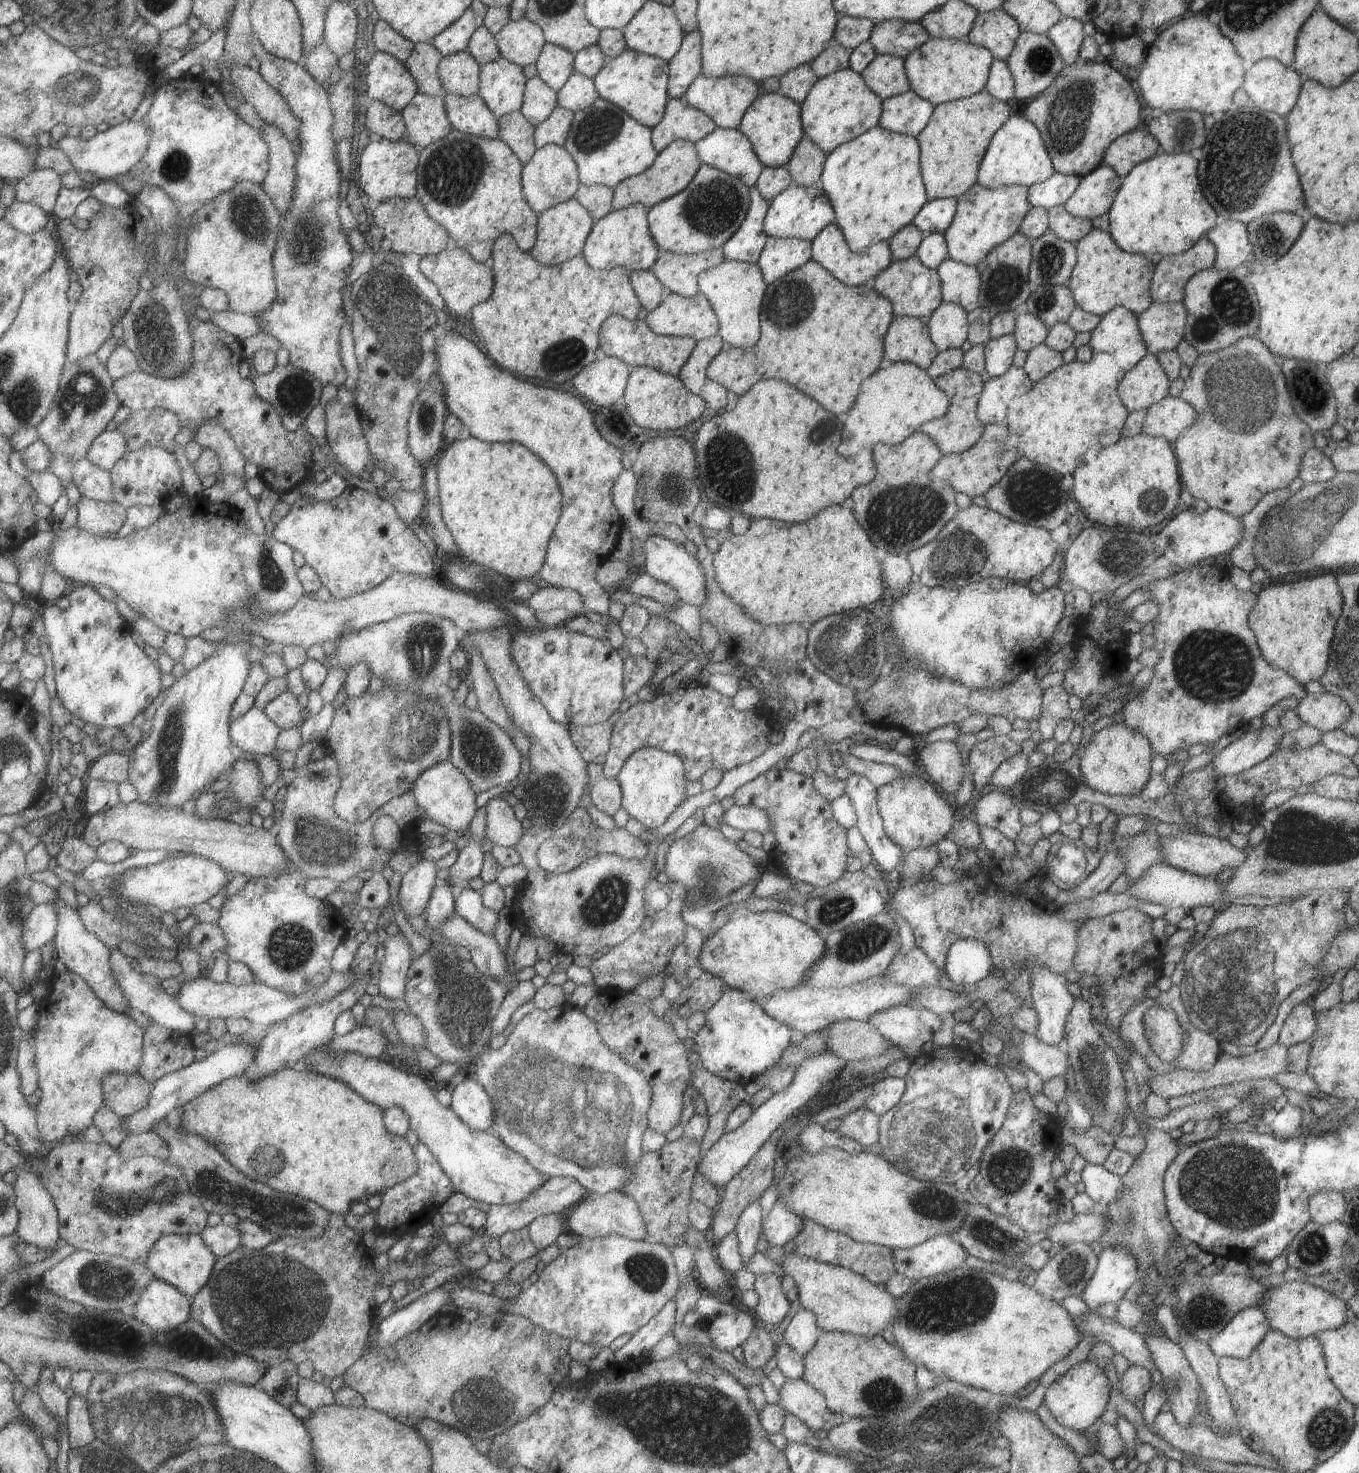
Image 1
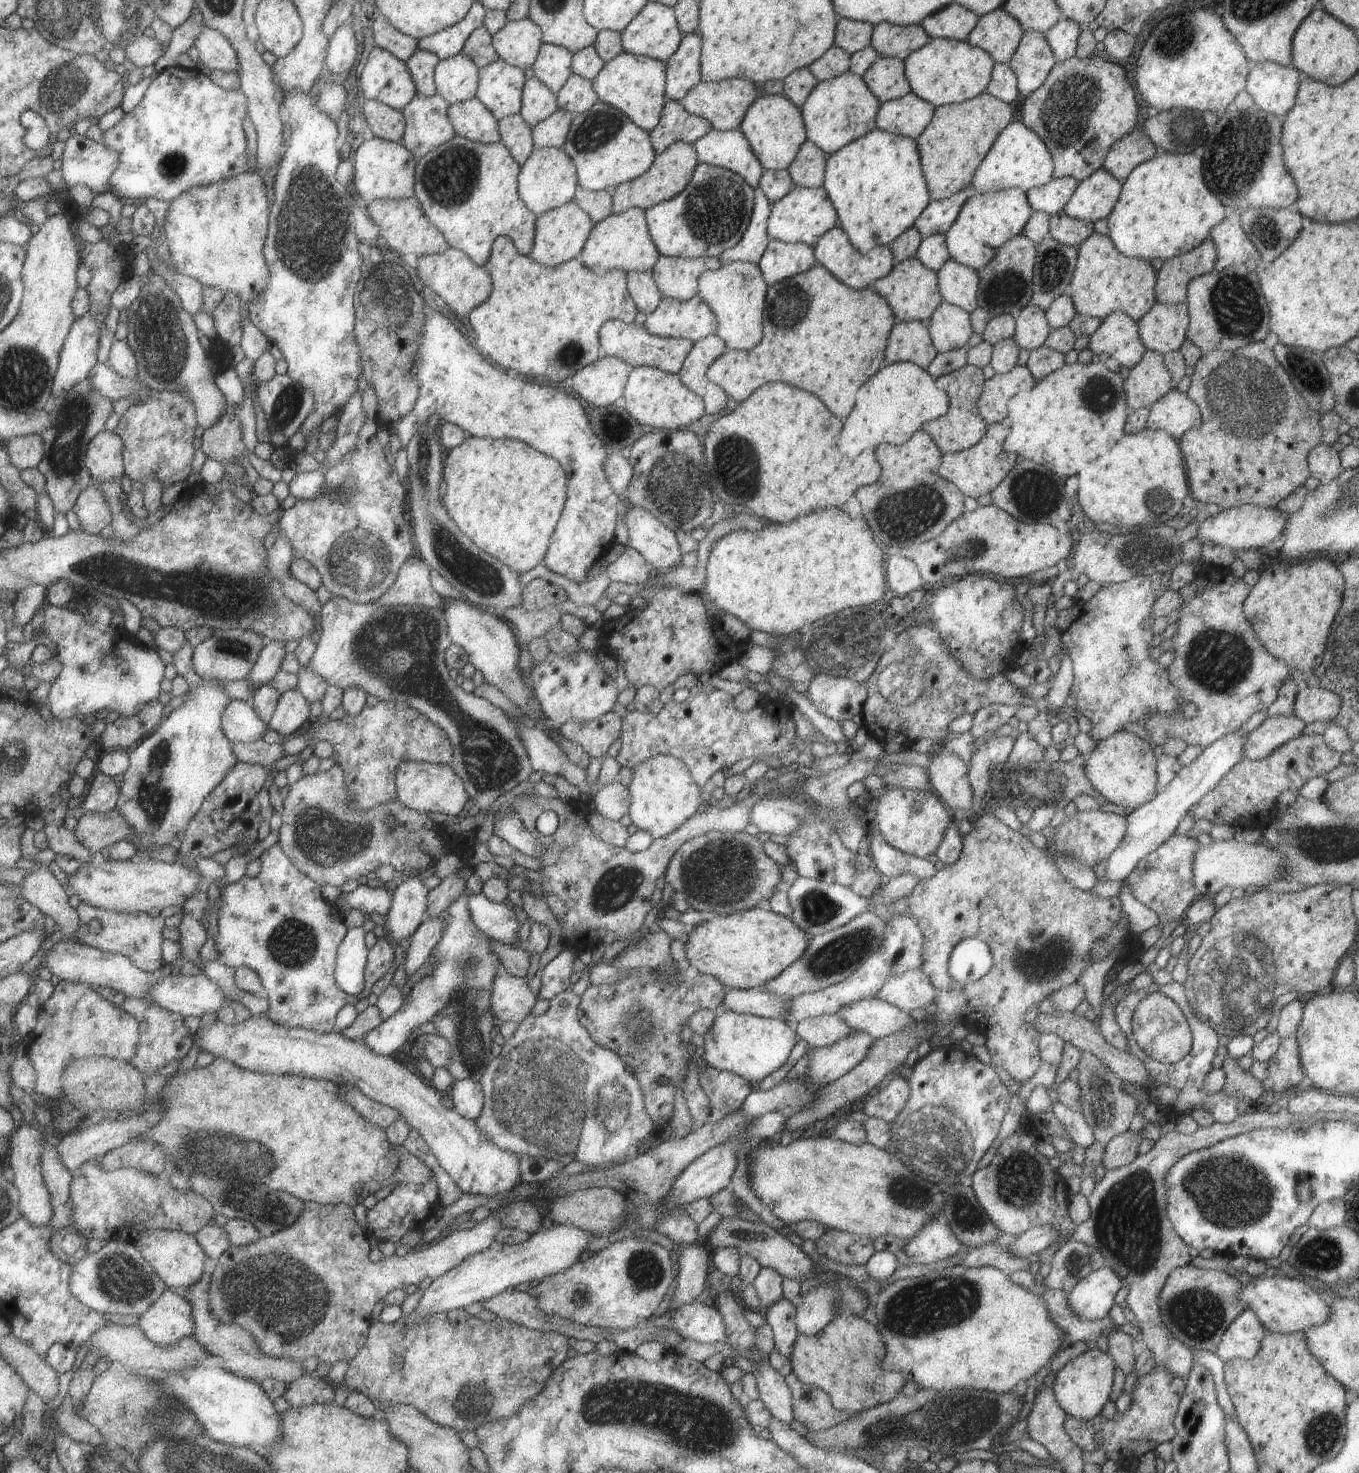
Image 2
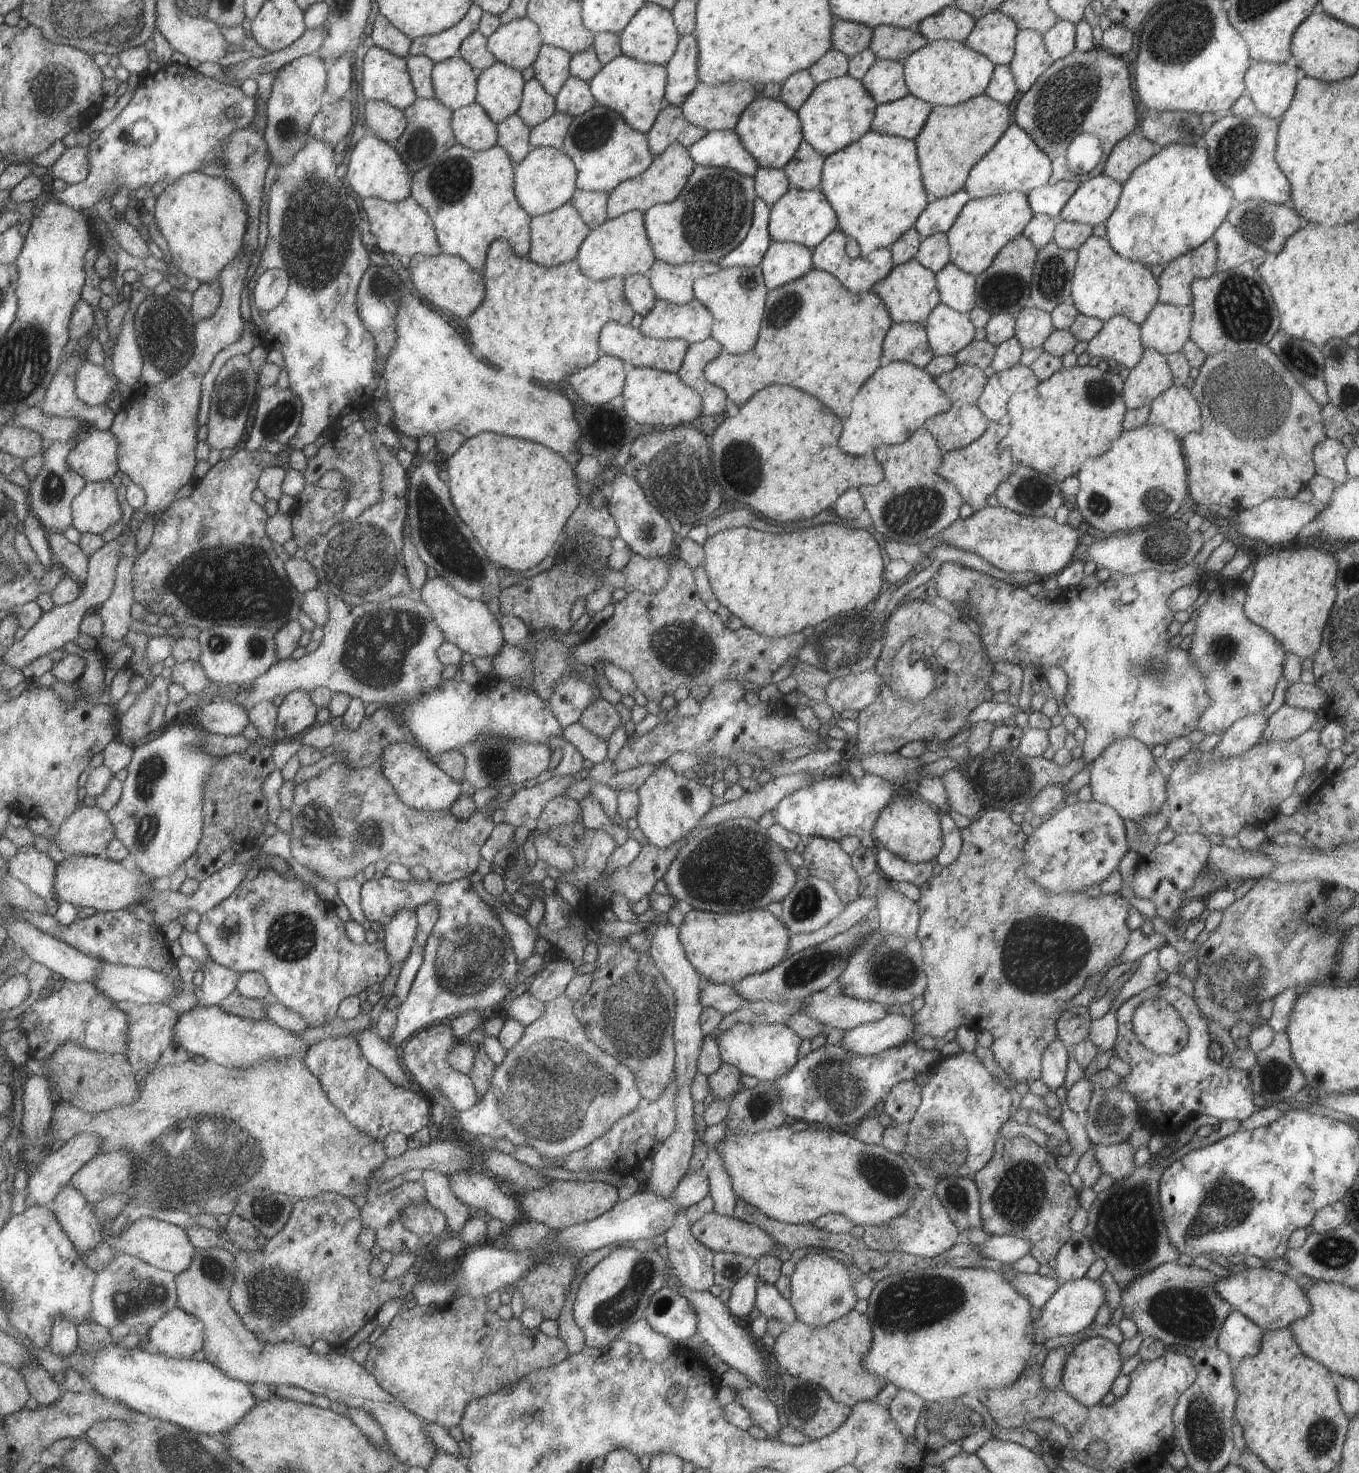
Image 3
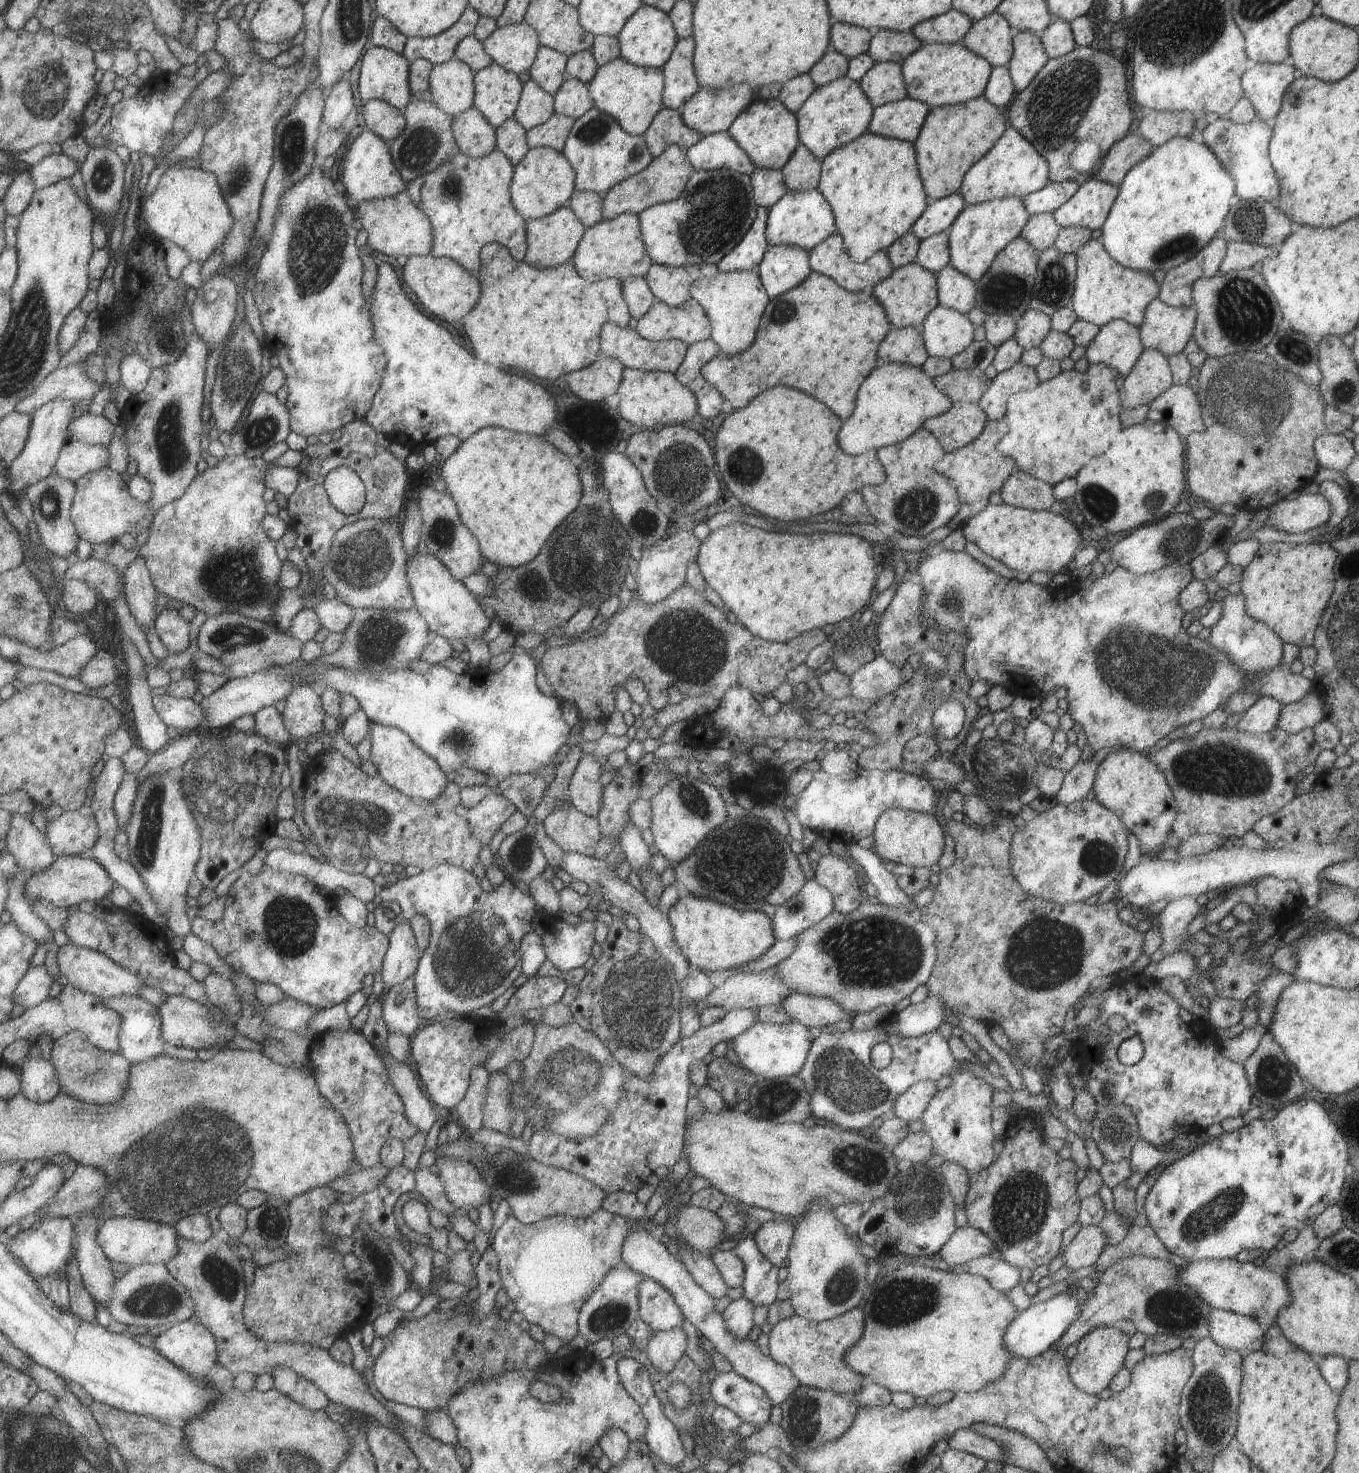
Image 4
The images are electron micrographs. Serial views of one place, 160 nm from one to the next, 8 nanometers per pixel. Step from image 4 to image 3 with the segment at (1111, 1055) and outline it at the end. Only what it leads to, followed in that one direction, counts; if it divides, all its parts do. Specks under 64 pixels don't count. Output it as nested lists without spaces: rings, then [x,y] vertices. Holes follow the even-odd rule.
[[[1165,983],[1148,986],[1124,1000],[1114,1011],[1118,1031],[1112,1049],[1115,1056],[1129,1065],[1130,1070],[1114,1087],[1128,1092],[1134,1098],[1140,1109],[1140,1116],[1145,1114],[1145,1118],[1151,1118],[1149,1129],[1153,1135],[1163,1134],[1163,1128],[1160,1133],[1159,1126],[1165,1126],[1168,1135],[1171,1130],[1178,1132],[1201,1114],[1213,1116],[1217,1120],[1229,1118],[1241,1122],[1255,1111],[1252,1103],[1253,1084],[1248,1071],[1236,1070],[1233,1067],[1224,1068],[1217,1060],[1214,1062],[1209,1059],[1207,1052],[1215,1046],[1207,1030],[1206,1018],[1197,1008],[1193,998],[1183,994],[1178,987],[1170,987]],[[1155,997],[1165,999],[1178,1012],[1188,1030],[1185,1046],[1171,1056],[1160,1056],[1145,1048],[1138,1041],[1131,1024],[1131,1017],[1137,1005]]]

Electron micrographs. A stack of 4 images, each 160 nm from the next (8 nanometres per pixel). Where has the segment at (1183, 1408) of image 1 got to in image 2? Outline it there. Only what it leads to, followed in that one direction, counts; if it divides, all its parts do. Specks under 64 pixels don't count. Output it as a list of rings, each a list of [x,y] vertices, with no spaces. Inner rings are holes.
[[[1279,1109],[1277,1113],[1255,1111],[1239,1114],[1229,1123],[1200,1127],[1193,1134],[1183,1135],[1174,1131],[1160,1136],[1153,1141],[1153,1147],[1146,1154],[1135,1156],[1129,1164],[1105,1171],[1087,1197],[1089,1216],[1076,1225],[1071,1234],[1071,1240],[1097,1248],[1109,1268],[1119,1276],[1122,1285],[1127,1287],[1126,1306],[1135,1315],[1143,1344],[1151,1351],[1155,1364],[1163,1366],[1167,1372],[1183,1378],[1185,1382],[1193,1366],[1191,1349],[1183,1346],[1167,1330],[1167,1326],[1161,1322],[1160,1314],[1160,1292],[1169,1272],[1187,1266],[1191,1259],[1187,1253],[1188,1246],[1176,1235],[1166,1215],[1165,1175],[1179,1158],[1190,1151],[1209,1148],[1221,1140],[1256,1129],[1283,1130],[1295,1120],[1287,1109]]]

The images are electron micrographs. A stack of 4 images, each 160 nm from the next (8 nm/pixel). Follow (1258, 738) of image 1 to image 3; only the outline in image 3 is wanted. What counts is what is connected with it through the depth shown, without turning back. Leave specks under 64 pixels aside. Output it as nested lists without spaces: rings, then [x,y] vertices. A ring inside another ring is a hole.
[[[1283,703],[1268,717],[1259,741],[1295,738],[1311,728],[1316,720],[1316,711],[1300,709]]]

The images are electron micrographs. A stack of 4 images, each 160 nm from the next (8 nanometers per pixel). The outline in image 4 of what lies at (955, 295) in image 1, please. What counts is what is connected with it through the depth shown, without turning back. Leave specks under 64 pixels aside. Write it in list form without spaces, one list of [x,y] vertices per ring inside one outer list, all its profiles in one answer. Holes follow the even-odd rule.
[[[946,264],[936,272],[938,304],[968,313],[975,306],[975,283],[961,272]]]

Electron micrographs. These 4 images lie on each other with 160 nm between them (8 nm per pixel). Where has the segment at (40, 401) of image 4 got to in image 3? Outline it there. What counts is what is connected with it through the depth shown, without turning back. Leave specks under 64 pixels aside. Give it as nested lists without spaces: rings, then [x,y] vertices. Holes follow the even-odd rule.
[[[85,361],[75,373],[76,393],[84,403],[104,406],[111,396],[113,377],[105,367]]]

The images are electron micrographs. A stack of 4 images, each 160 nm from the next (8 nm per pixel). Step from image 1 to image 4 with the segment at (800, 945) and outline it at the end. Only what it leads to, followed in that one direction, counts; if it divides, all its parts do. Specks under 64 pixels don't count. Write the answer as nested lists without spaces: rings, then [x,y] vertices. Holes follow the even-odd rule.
[[[689,892],[680,894],[666,915],[680,953],[691,966],[699,967],[706,973],[738,972],[744,962],[763,954],[776,940],[772,933],[771,919],[761,911],[737,910],[718,900],[698,897]]]

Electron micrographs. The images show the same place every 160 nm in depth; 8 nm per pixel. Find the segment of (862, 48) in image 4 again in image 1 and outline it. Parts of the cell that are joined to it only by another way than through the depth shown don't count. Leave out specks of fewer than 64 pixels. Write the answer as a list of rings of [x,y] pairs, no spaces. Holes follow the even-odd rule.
[[[839,16],[834,29],[834,40],[849,52],[868,41],[875,22],[851,16]]]

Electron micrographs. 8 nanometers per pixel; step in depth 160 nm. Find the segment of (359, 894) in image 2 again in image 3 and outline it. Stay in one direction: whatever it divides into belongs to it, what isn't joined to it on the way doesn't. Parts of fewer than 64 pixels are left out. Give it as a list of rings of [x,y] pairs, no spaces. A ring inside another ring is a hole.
[[[430,876],[426,879],[409,877],[406,881],[390,877],[371,879],[360,888],[360,907],[367,924],[379,922],[384,926],[397,910],[415,910],[419,905],[431,903],[438,909],[438,916],[424,944],[423,960],[413,977],[406,999],[394,1006],[396,1009],[395,1030],[392,1035],[393,1046],[401,1046],[407,1038],[417,1031],[433,1024],[448,1021],[466,1011],[477,1010],[498,1005],[502,998],[516,986],[519,965],[512,942],[503,928],[498,914],[487,905],[471,887],[468,878],[461,877],[448,883],[438,883]]]

